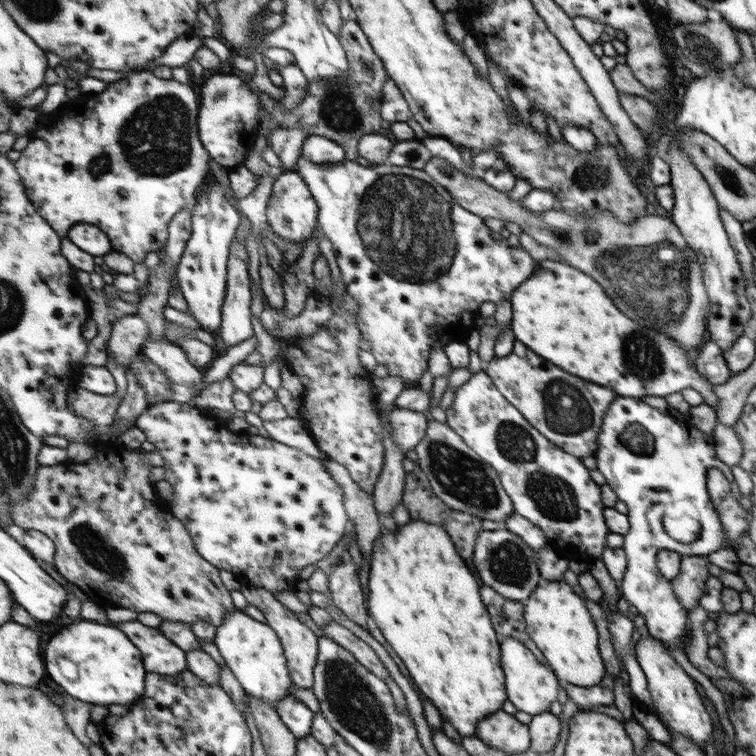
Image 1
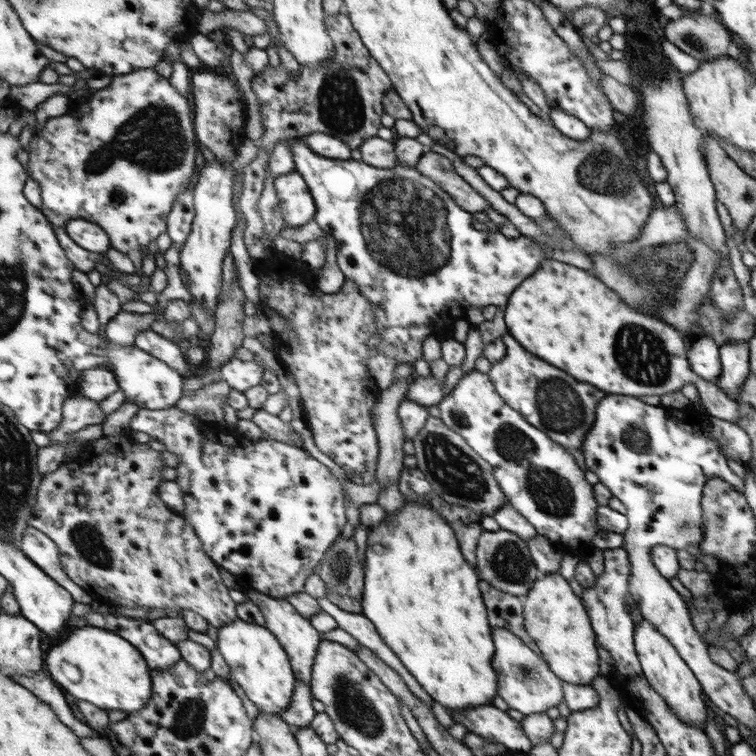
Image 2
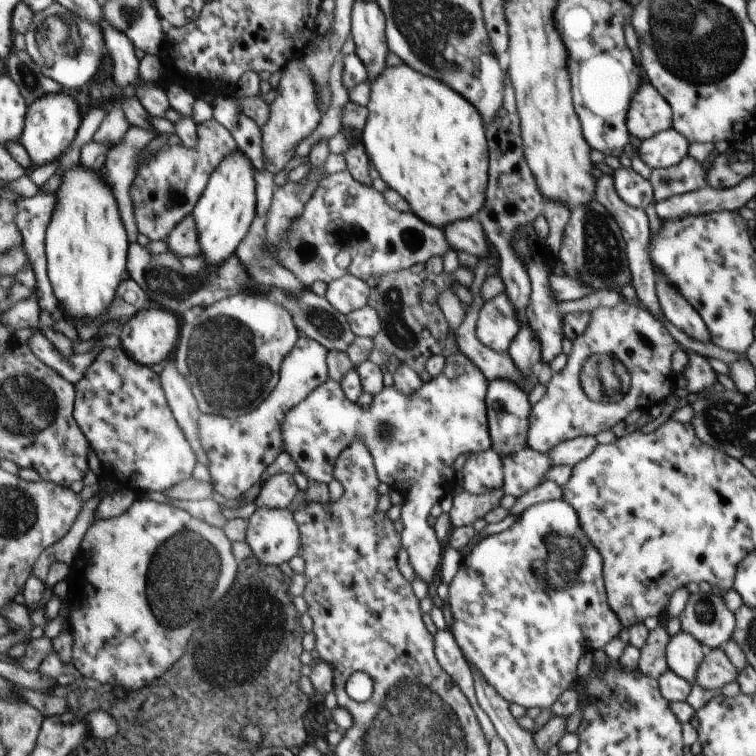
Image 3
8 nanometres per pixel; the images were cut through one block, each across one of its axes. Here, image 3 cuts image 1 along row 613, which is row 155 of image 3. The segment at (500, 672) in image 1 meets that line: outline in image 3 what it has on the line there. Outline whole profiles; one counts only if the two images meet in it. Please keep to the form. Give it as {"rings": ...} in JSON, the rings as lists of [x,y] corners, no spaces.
{"rings":[[[406,64],[384,68],[369,84],[370,101],[366,126],[361,130],[362,144],[381,179],[408,202],[412,213],[436,228],[443,229],[446,224],[468,218],[474,212],[478,214],[488,184],[488,148],[475,105],[444,82],[424,76]]]}

